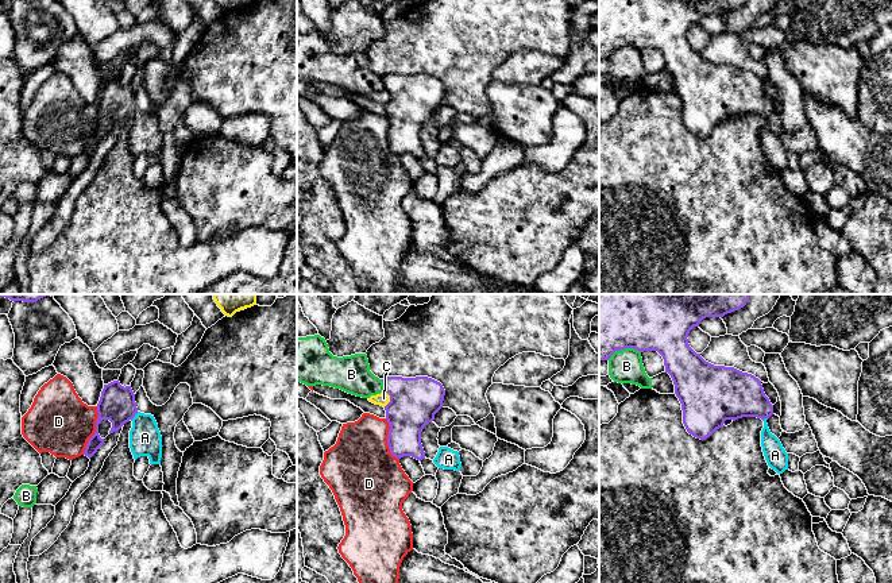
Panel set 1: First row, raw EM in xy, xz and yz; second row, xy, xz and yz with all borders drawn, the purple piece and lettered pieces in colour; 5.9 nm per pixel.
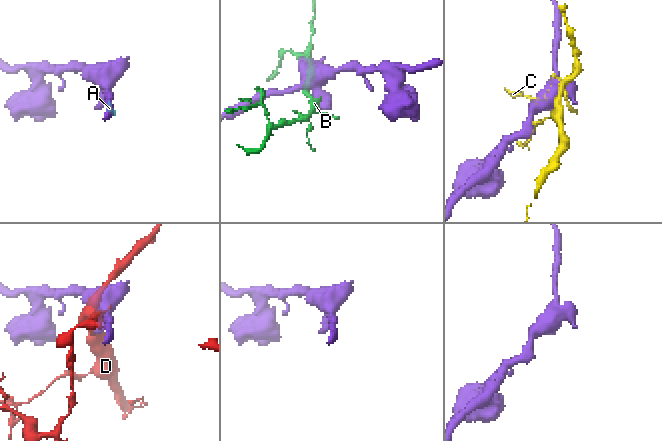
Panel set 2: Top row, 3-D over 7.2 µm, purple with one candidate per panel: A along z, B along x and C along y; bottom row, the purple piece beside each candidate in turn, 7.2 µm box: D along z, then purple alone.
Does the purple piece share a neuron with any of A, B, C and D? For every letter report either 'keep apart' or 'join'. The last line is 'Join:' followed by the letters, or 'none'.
A: join
B: keep apart
C: keep apart
D: keep apart
Join: A

